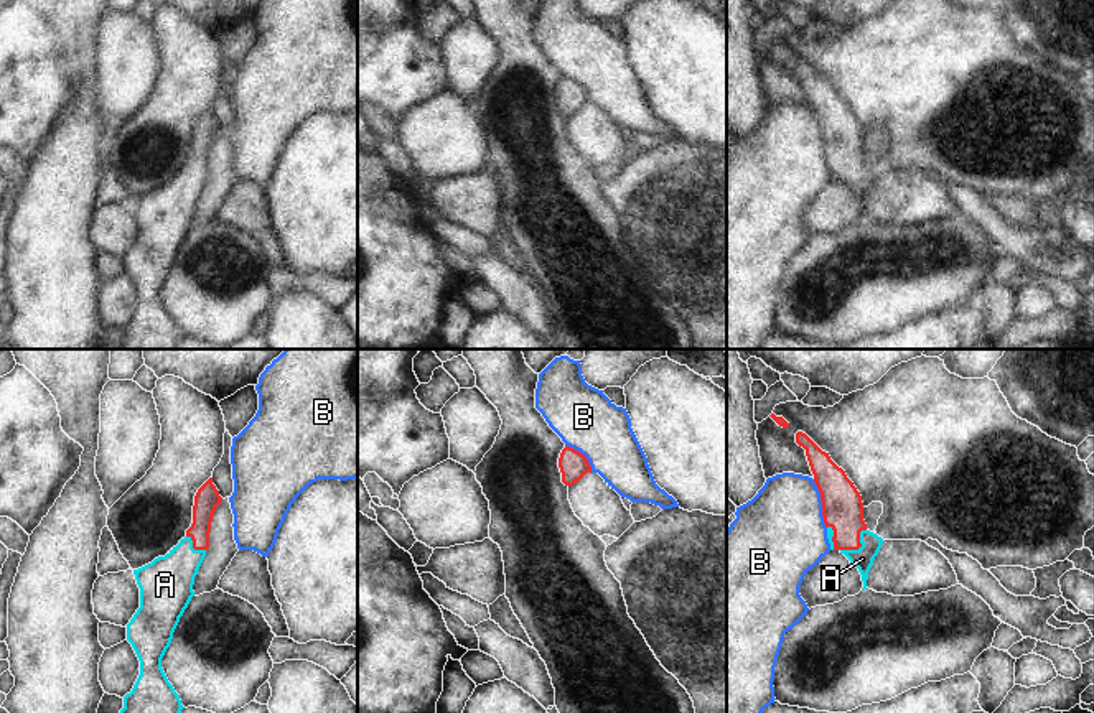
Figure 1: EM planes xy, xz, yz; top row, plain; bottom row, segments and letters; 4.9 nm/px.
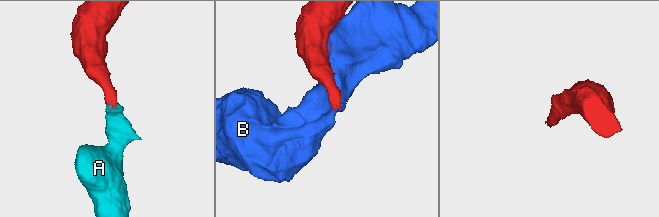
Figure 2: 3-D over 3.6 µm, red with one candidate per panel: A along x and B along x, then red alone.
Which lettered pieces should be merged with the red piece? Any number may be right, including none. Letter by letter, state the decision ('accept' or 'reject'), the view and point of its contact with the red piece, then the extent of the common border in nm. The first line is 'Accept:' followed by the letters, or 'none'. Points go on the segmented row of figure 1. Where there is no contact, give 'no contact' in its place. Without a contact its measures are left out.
Accept: A
A: accept; contact yz (859, 547); length 170 nm
B: reject; contact yz (822, 504); length 240 nm

